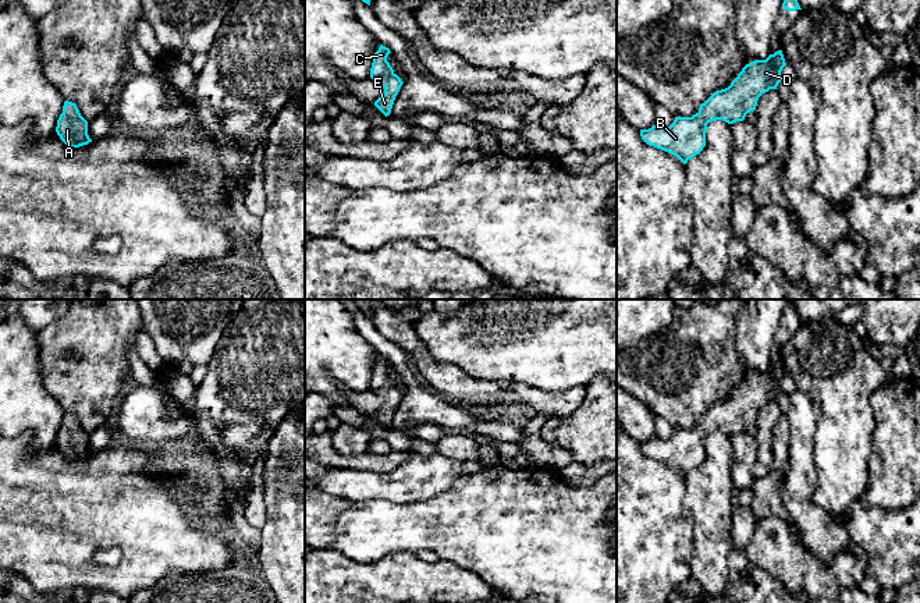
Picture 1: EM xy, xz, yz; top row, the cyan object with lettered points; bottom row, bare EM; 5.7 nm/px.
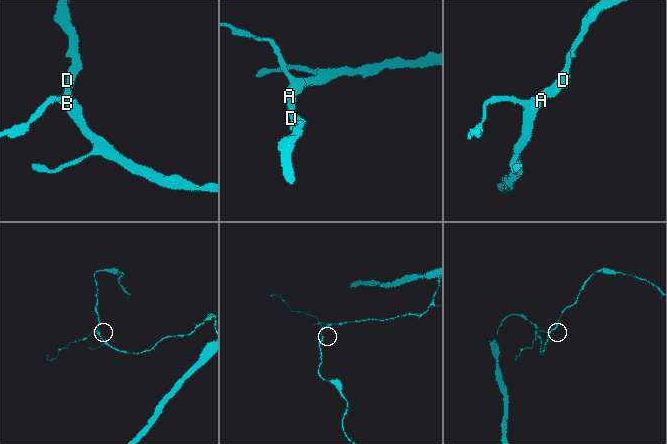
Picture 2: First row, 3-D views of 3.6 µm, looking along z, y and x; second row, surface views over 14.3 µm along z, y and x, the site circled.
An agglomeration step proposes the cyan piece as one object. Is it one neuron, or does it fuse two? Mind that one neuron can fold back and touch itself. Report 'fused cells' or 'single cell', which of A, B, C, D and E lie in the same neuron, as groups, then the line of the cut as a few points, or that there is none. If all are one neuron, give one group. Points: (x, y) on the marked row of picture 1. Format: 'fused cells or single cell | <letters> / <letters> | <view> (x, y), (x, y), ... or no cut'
single cell | A B C D E | no cut

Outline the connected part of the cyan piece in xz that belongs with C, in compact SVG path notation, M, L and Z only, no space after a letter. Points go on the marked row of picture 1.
M380 45L379 50L373 54L370 68L370 78L377 79L384 86L384 93L374 102L374 106L386 117L390 116L395 96L404 84L387 61L390 53L388 47Z

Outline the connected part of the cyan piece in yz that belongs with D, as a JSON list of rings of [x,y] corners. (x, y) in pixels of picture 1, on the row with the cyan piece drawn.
[[[782,50],[770,54],[766,60],[746,64],[731,85],[714,92],[700,104],[696,114],[675,117],[668,128],[653,125],[649,130],[640,130],[642,139],[686,164],[706,146],[707,124],[715,120],[728,124],[743,121],[747,113],[756,110],[763,93],[777,89],[785,65]]]

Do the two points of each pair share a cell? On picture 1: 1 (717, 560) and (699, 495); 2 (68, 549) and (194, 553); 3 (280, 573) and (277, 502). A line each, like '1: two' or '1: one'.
1: one
2: one
3: one

